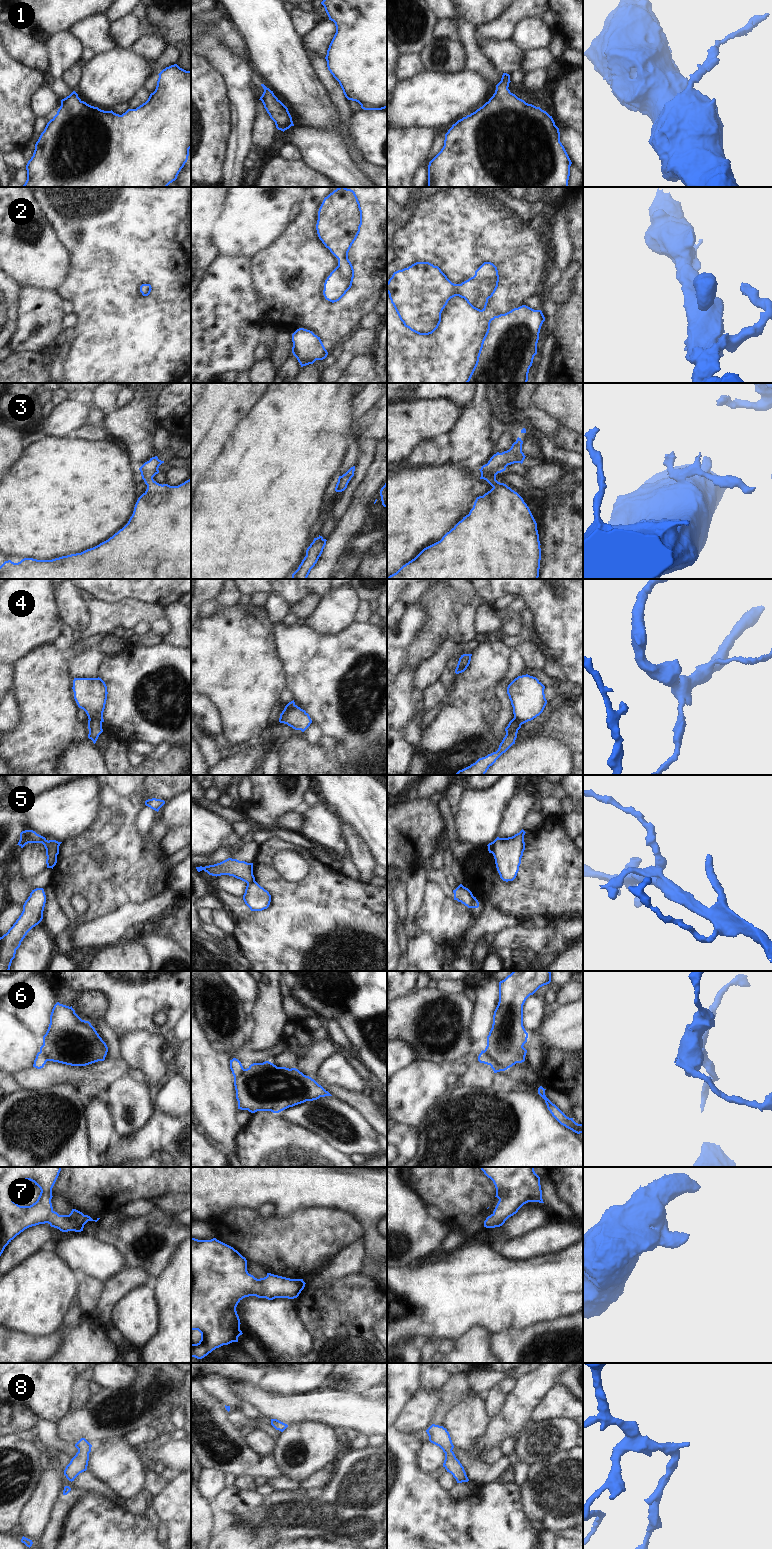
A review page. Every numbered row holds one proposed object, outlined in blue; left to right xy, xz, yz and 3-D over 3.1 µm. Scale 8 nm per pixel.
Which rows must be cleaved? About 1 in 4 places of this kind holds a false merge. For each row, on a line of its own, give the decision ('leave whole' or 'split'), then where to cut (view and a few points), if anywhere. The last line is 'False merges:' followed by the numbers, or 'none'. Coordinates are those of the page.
1: leave whole; no cut
2: leave whole; no cut
3: leave whole; no cut
4: split; cut in xy along (89, 719), (96, 718), (101, 722)
5: split; cut in xz along (254, 879), (247, 884)
6: split; cut in yz along (484, 1050), (494, 1063), (506, 1069)
7: leave whole; no cut
8: leave whole; no cut
False merges: 4, 5, 6

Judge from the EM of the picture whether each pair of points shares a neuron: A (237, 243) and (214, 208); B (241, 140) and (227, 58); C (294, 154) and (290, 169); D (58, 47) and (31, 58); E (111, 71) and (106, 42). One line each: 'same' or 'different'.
A: different
B: same
C: different
D: different
E: different

